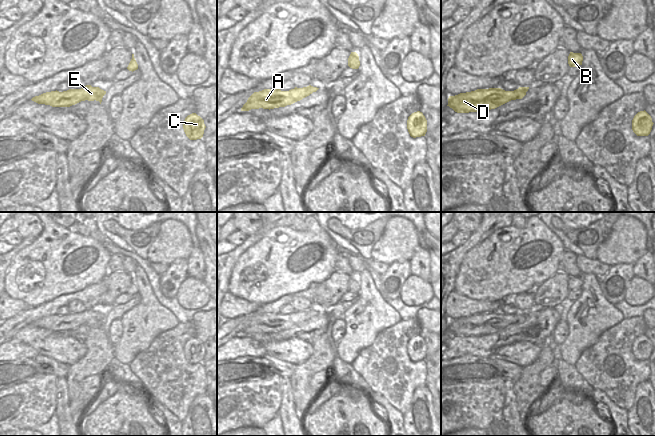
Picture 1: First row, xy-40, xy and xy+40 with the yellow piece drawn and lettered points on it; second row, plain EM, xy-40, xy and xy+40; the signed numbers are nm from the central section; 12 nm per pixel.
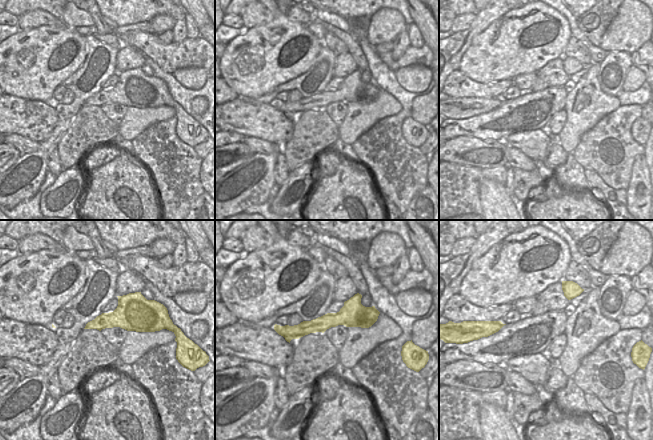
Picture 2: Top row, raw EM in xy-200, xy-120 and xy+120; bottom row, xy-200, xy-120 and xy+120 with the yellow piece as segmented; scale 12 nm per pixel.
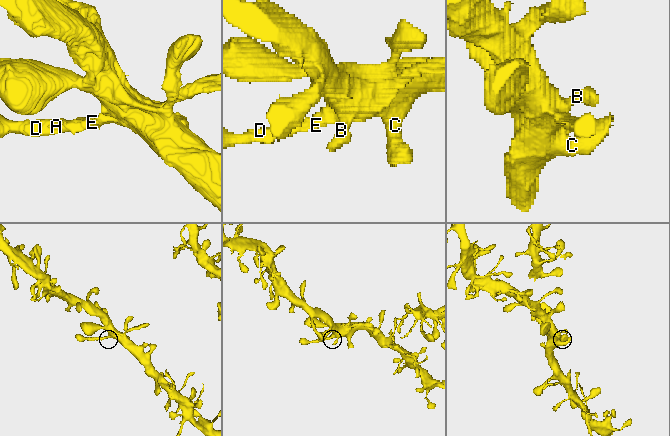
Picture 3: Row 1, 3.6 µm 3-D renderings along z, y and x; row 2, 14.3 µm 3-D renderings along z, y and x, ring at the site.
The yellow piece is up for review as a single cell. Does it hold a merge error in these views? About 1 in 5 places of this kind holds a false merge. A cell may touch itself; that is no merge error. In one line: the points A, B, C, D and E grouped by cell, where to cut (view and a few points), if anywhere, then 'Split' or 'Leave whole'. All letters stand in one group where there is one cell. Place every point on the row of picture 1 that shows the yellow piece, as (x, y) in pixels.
Groups: A B C D E. No split. Leave whole

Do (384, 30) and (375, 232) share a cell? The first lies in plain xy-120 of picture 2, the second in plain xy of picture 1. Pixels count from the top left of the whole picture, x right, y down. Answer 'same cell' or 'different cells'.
different cells

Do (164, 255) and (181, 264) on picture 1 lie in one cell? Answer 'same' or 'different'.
different

